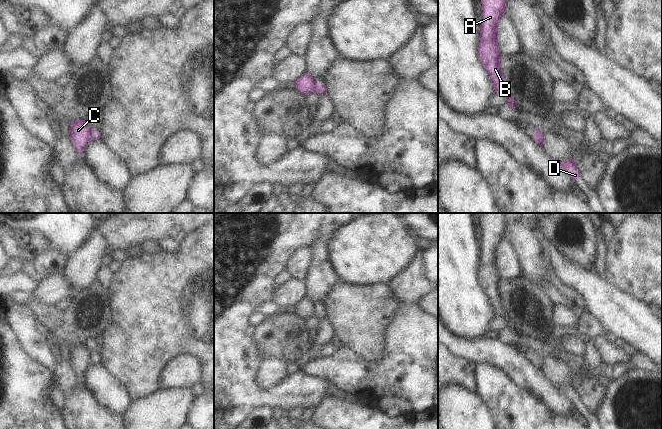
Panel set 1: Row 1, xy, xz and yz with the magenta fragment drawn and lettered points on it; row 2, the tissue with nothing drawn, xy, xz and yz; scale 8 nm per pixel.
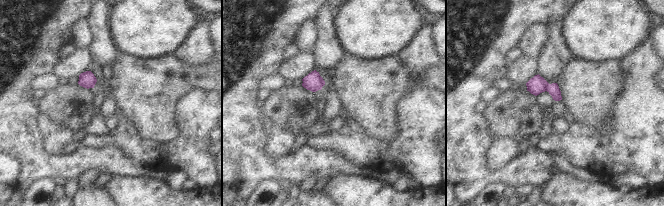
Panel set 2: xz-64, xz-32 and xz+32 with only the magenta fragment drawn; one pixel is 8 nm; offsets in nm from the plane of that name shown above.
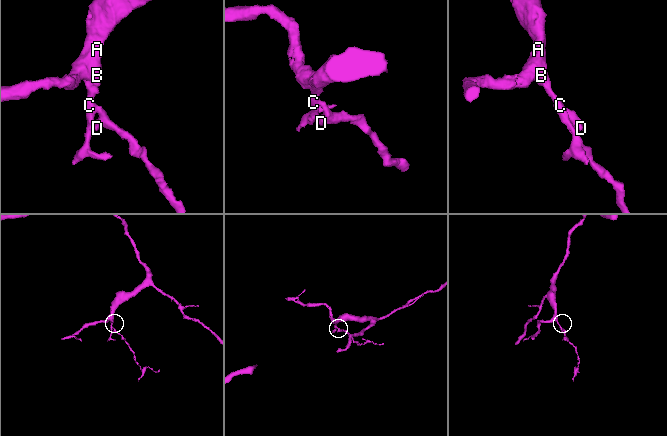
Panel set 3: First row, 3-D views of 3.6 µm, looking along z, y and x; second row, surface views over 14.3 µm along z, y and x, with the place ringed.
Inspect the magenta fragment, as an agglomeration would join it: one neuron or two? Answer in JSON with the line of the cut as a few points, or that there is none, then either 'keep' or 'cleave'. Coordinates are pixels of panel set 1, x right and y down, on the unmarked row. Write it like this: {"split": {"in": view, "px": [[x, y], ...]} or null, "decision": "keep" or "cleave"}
{"split": {"in": "xz", "px": [[318, 307], [314, 314]]}, "decision": "cleave"}

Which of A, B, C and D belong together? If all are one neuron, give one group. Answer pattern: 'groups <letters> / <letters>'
groups A B C / D

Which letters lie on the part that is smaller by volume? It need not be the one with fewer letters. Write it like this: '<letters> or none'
D

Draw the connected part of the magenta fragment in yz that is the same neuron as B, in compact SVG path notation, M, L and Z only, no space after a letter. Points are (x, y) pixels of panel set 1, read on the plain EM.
M477 213L482 227L478 282L485 291L494 316L505 319L511 332L517 328L507 312L502 297L502 278L498 272L498 246L506 238L505 213Z

